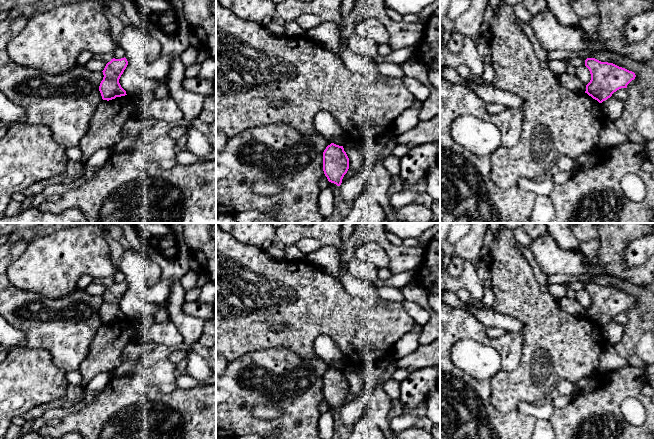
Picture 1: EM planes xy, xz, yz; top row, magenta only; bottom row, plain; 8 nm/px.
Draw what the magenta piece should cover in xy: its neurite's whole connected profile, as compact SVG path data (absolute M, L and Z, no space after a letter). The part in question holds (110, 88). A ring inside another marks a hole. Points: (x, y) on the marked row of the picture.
M111 59L104 68L103 80L100 83L99 91L103 100L112 100L116 97L125 96L126 91L121 87L119 79L128 65L127 59Z

